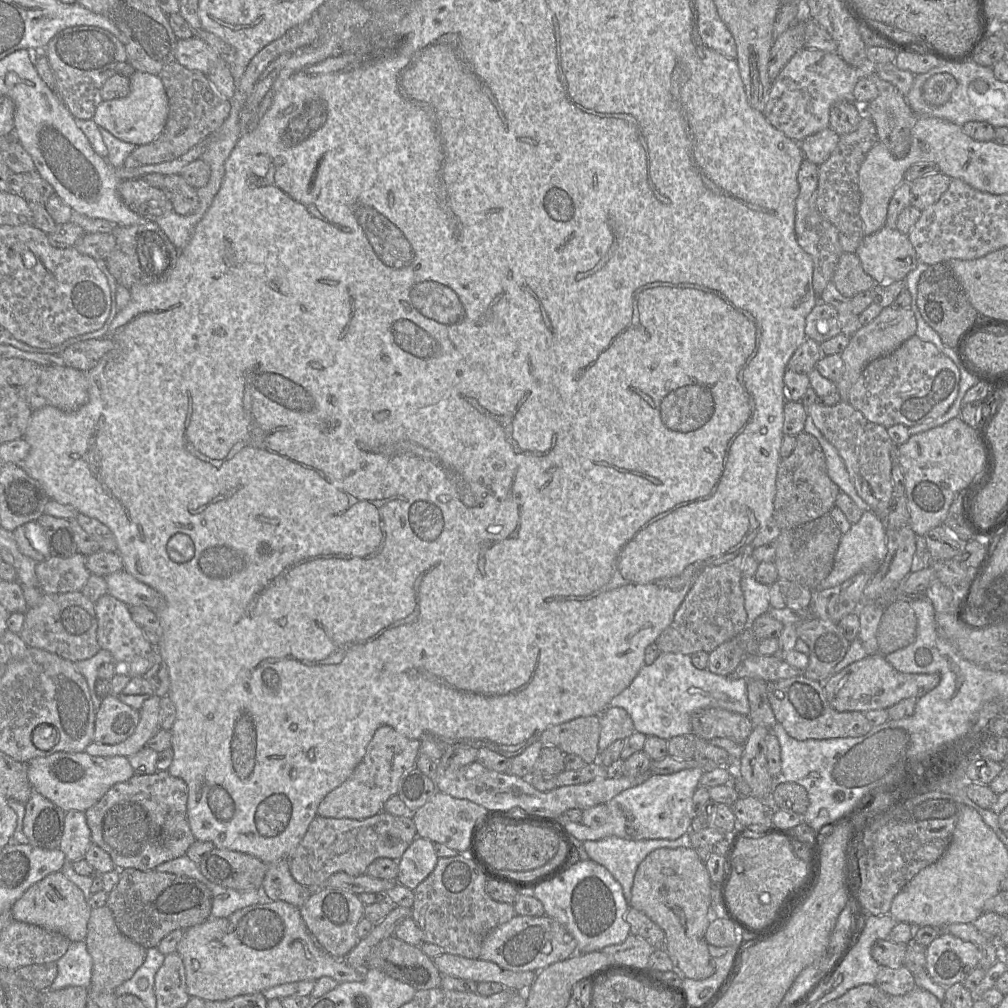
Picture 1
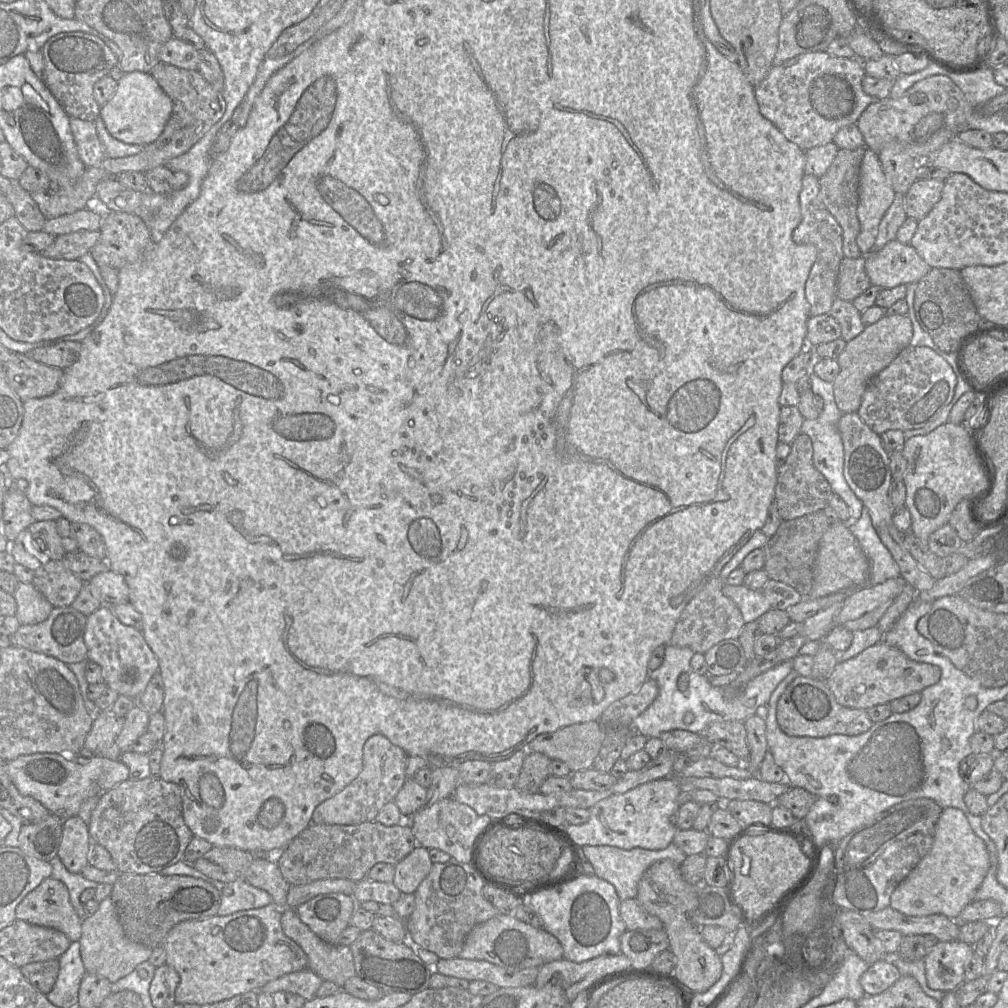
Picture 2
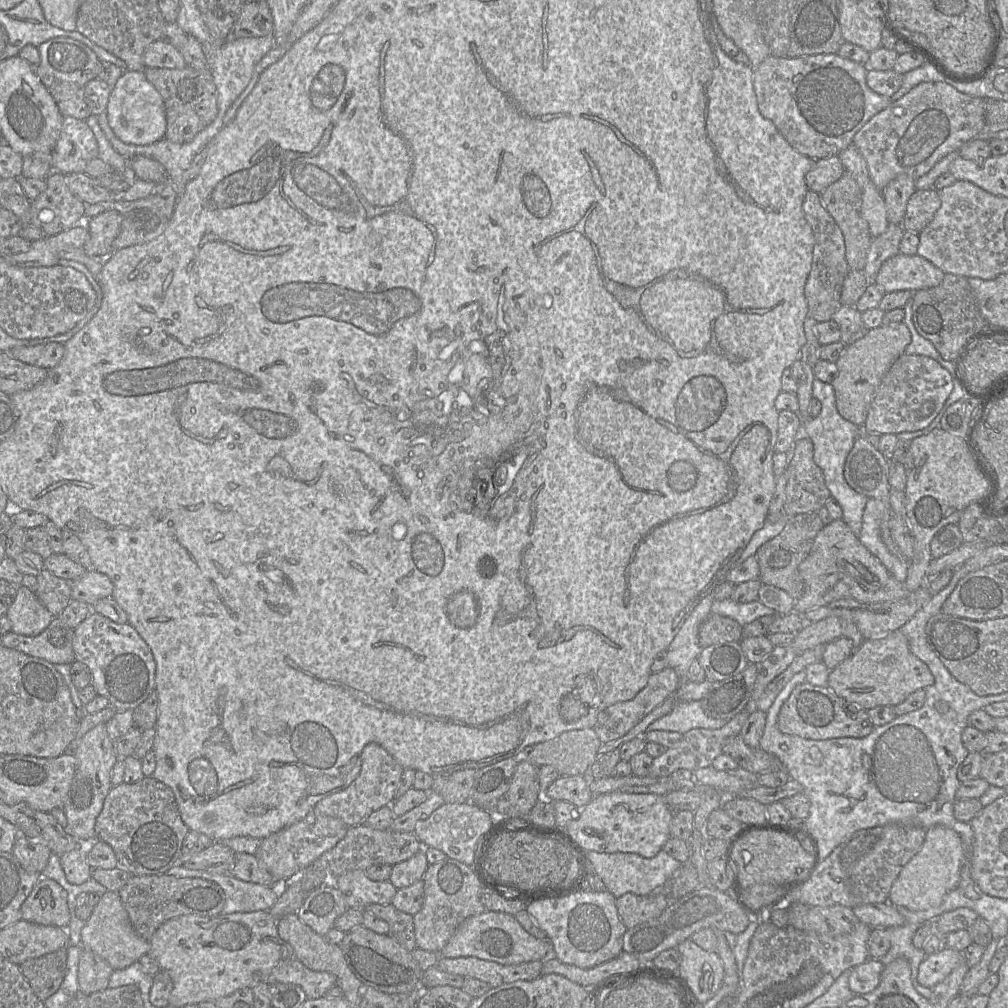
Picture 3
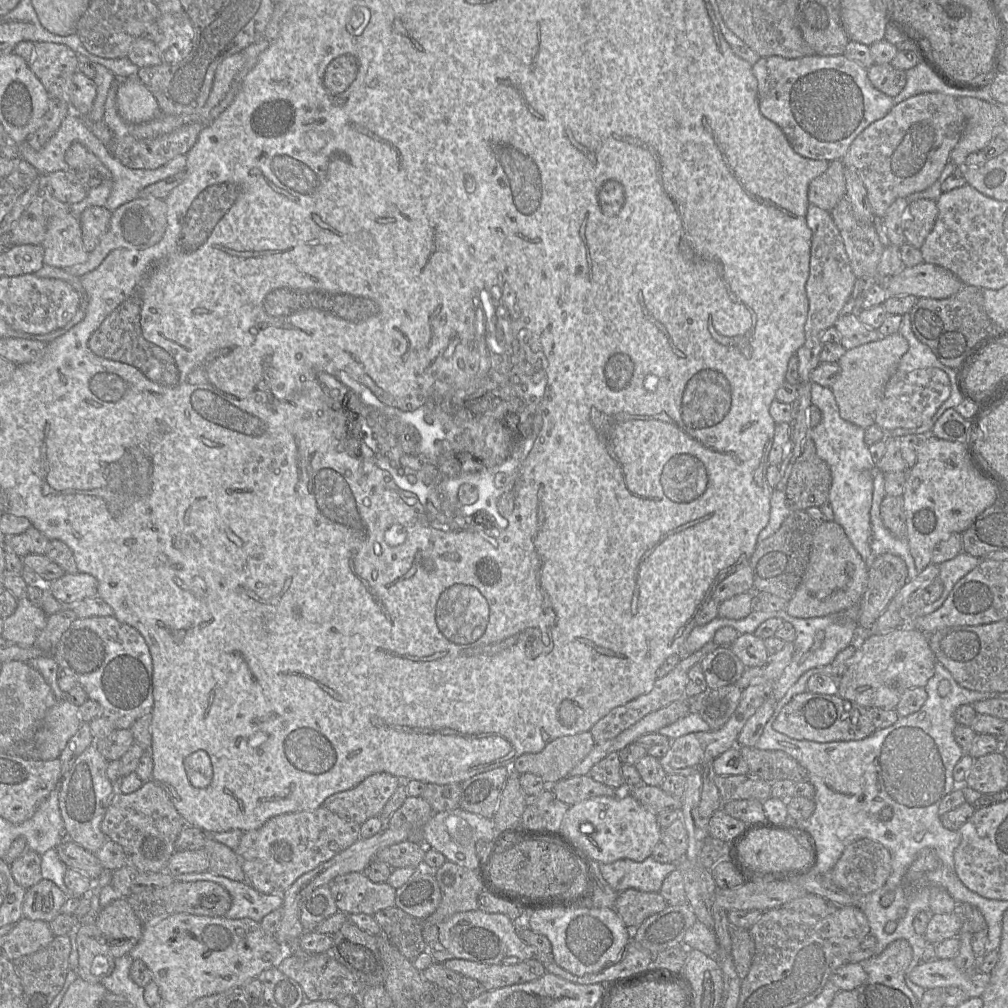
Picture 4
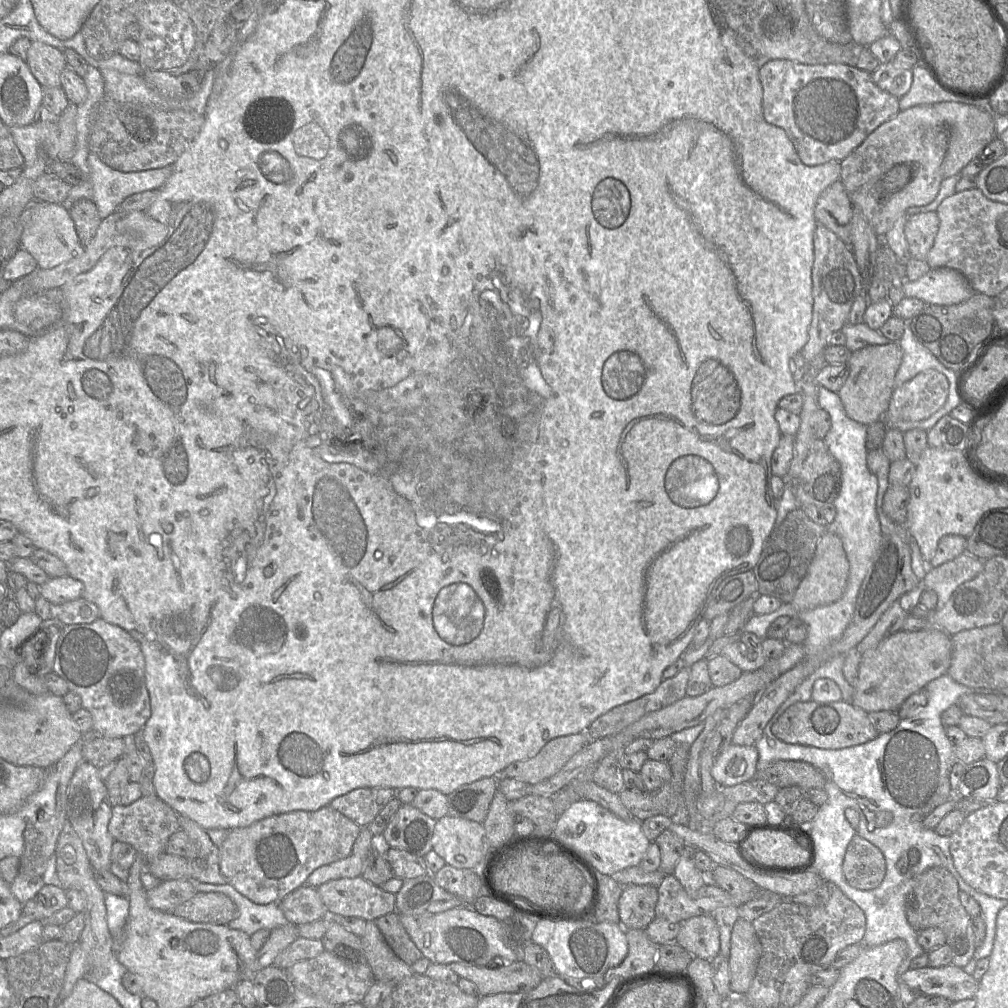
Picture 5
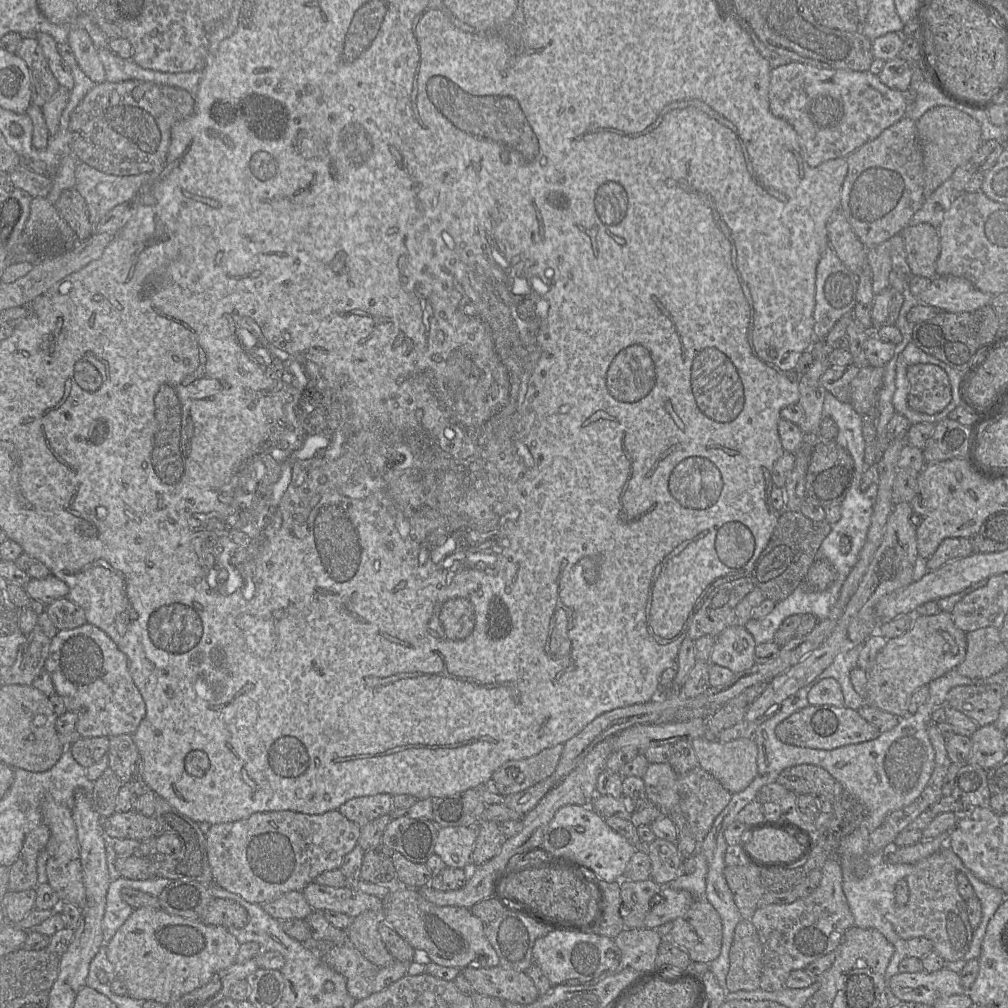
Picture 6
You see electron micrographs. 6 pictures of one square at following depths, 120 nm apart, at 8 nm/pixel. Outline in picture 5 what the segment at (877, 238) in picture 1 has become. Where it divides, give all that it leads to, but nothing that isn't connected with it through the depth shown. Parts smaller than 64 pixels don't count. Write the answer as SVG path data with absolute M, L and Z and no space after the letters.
M951 268L930 269L921 278L903 282L905 297L914 297L926 304L953 305L968 300L974 290L960 272Z

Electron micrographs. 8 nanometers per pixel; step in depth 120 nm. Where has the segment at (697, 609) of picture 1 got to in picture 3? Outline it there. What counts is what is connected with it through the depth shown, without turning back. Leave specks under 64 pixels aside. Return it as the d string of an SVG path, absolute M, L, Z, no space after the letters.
M710 612L699 627L698 637L702 649L718 643L740 643L742 626L732 618Z

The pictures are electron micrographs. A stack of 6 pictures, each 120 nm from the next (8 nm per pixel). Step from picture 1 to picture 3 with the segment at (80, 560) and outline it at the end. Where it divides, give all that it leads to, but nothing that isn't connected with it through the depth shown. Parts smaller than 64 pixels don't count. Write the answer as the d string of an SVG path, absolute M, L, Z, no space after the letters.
M44 568L36 579L35 595L54 617L58 616L72 600L71 582L53 575Z

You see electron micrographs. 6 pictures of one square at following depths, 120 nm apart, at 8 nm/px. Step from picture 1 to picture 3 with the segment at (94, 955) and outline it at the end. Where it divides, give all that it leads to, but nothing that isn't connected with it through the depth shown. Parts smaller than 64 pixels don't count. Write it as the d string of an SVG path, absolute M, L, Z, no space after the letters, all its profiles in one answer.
M107 890L100 898L98 904L94 907L90 918L85 922L81 930L81 947L92 951L104 959L111 968L115 970L125 969L149 952L149 941L141 938L133 929L128 913L125 910L119 893Z

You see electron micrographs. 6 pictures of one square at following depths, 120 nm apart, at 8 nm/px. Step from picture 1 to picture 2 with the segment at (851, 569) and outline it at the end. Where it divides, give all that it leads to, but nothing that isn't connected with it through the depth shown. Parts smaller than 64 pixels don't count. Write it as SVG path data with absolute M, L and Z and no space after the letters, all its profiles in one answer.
M863 505L860 518L847 524L869 561L867 585L881 584L901 576L899 566L872 525L867 507Z

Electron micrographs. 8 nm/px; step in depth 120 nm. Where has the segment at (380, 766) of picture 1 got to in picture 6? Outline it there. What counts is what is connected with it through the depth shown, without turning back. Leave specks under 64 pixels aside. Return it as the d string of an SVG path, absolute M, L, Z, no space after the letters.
M379 793L352 798L337 810L361 828L375 818L389 814L393 808L393 795Z

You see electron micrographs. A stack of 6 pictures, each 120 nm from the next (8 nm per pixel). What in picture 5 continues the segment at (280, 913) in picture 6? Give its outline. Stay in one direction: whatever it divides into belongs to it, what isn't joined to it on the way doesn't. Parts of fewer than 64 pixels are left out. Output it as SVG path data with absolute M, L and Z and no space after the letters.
M302 885L277 902L285 918L295 924L305 924L324 919L328 910L316 887Z

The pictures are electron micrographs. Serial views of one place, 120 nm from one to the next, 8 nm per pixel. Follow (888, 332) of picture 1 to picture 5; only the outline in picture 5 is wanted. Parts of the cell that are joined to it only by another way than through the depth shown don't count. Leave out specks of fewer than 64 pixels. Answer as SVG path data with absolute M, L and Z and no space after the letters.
M890 341L882 345L868 345L852 352L847 364L848 377L838 391L849 418L864 425L883 419L894 390L894 378L903 357L899 342Z

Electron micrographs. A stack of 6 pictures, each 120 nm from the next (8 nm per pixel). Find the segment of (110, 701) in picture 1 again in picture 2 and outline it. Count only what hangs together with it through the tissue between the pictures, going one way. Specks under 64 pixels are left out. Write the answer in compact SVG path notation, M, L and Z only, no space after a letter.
M96 712L92 728L85 739L84 748L79 754L86 758L101 756L112 760L119 759L122 752L116 745L116 738L123 724L124 717L112 713Z

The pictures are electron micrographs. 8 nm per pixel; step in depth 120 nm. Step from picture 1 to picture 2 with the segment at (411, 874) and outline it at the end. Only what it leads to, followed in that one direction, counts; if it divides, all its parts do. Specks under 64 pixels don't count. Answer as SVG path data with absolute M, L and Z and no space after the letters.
M416 846L407 856L395 864L393 884L402 893L415 893L432 867L429 849Z

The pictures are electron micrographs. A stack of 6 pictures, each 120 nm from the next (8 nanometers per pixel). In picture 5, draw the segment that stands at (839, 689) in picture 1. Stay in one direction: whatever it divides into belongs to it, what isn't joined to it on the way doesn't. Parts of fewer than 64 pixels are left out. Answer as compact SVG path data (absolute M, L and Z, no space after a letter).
M937 628L900 630L861 655L851 704L866 712L895 711L913 693L947 674L951 663L951 636Z

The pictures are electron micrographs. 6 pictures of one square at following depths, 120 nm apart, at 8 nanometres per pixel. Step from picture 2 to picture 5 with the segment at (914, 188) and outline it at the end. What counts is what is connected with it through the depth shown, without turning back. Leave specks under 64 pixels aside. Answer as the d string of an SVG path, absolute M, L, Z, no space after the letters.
M936 211L920 212L908 216L904 233L910 257L926 261L939 229Z

